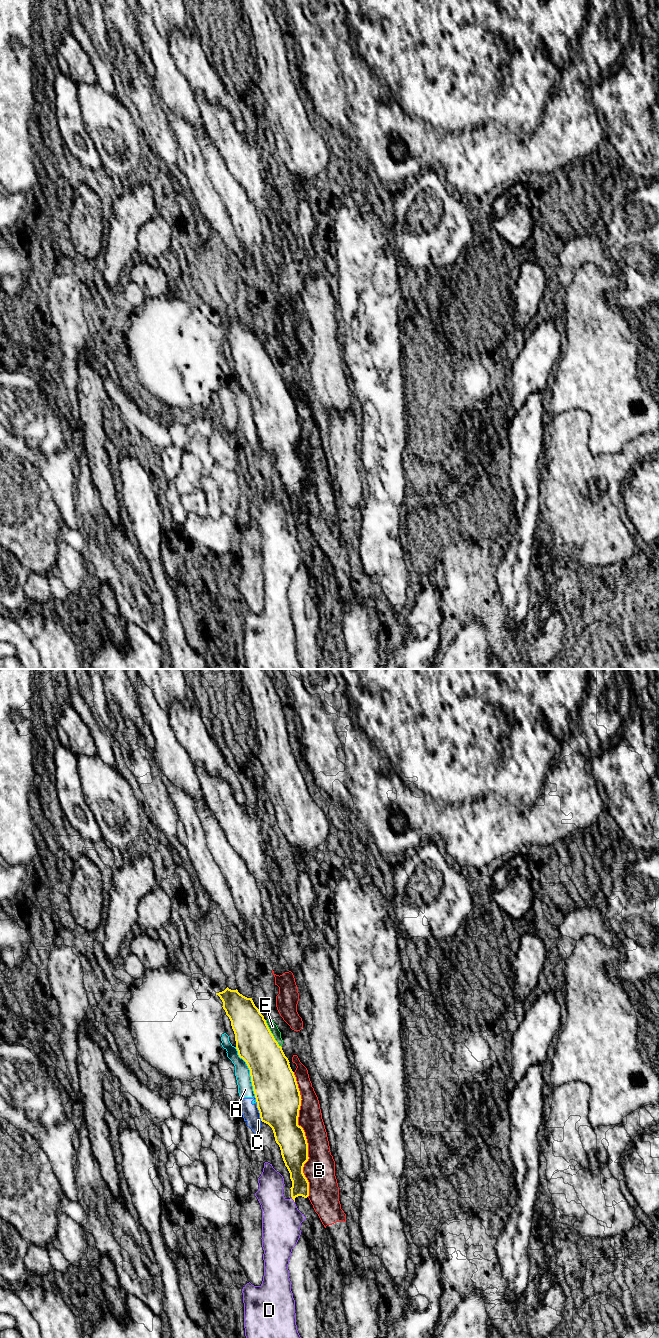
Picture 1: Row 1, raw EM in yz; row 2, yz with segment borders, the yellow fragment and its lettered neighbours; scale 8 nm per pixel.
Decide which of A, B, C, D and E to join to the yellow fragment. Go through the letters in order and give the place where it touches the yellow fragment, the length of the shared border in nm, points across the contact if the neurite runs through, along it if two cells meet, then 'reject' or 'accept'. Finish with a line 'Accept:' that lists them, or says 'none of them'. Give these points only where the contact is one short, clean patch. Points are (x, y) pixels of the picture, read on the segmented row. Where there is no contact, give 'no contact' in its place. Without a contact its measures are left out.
A: meets yellow in yz at (250, 1072); contact 440 nm long; reject
B: meets yellow in yz at (304, 1134); contact 1000 nm long; reject
C: meets yellow in yz at (259, 1111); contact 170 nm long; reject
D: meets yellow in yz at (292, 1198); contact 60 nm long; reject
E: meets yellow in yz at (272, 1034); contact 260 nm long; reject
Accept: none of them

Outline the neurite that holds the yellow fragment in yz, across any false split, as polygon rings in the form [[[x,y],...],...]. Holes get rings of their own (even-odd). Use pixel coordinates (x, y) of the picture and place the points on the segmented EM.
[[[228,987],[216,995],[222,1000],[222,1007],[231,1021],[238,1055],[246,1062],[250,1070],[261,1121],[272,1128],[275,1141],[280,1147],[283,1161],[290,1173],[291,1197],[294,1202],[298,1196],[307,1198],[309,1196],[309,1182],[303,1173],[303,1167],[309,1159],[308,1143],[303,1128],[298,1125],[302,1099],[290,1062],[252,998],[247,998],[240,994],[237,989],[231,990]]]

